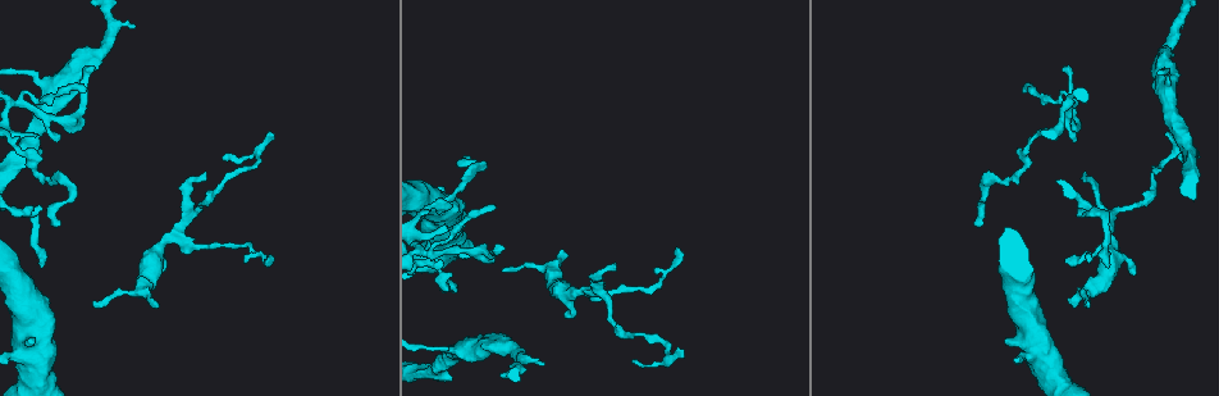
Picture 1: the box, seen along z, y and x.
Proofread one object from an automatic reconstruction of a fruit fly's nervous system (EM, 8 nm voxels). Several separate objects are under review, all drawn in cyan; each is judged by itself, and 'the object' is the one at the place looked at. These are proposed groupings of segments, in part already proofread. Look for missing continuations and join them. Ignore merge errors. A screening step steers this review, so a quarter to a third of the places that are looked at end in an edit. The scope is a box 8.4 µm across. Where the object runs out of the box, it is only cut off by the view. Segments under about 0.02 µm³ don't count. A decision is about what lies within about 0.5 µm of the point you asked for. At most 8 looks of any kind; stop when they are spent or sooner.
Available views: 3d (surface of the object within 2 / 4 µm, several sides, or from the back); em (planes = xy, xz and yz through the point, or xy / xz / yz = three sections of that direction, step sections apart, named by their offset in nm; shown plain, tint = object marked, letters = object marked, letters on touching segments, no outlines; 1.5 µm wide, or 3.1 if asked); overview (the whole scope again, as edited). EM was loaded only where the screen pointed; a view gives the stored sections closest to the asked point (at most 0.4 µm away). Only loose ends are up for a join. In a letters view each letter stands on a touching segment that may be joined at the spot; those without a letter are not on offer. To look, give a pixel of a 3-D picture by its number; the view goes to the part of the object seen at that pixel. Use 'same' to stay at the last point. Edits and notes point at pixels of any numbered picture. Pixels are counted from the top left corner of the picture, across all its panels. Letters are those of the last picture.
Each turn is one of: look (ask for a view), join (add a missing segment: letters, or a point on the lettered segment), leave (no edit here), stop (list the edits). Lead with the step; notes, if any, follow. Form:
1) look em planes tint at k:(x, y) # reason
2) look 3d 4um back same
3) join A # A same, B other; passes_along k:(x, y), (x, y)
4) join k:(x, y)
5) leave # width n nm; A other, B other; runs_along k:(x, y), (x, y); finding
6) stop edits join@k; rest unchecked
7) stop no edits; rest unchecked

look 3d 2um at 1:(1135, 272) # an open end

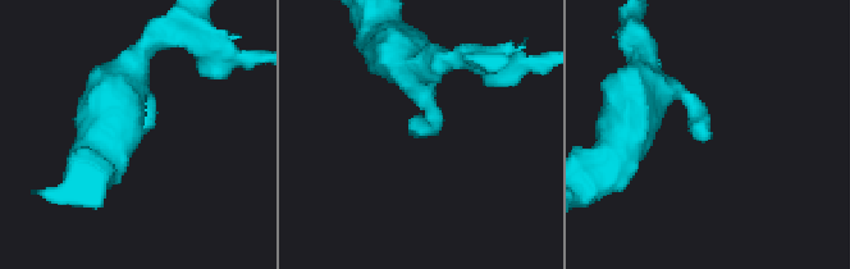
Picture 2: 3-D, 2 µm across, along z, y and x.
look em xy step 4 tint at 2:(706, 137)

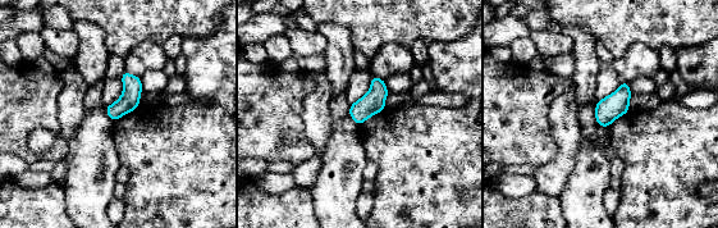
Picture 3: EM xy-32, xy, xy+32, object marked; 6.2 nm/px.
look em xz step 8 letters same # cut it another way

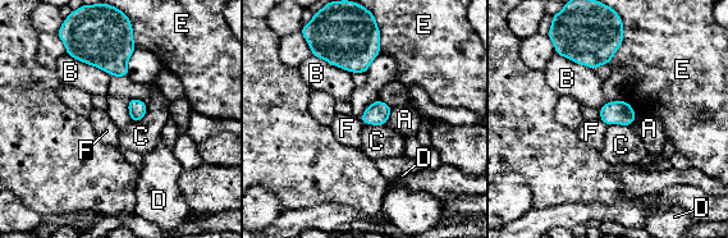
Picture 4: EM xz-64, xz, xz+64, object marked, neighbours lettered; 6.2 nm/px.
leave # width 140 nm; A other, B other, C other, D other, E other, F other; border 4:(623, 33), (623, 41), (608, 64); no lettered segment goes on from it

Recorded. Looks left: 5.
look em yz step 4 tint at 1:(467, 157) # thin end

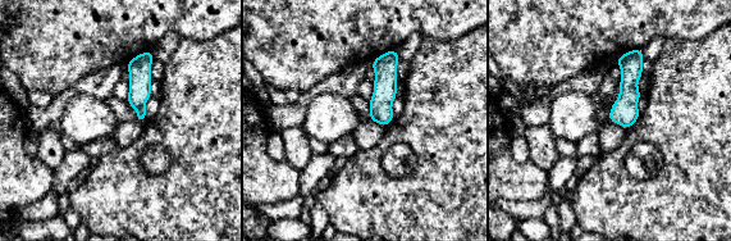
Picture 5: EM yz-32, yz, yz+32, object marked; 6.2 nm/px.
look em planes tint same

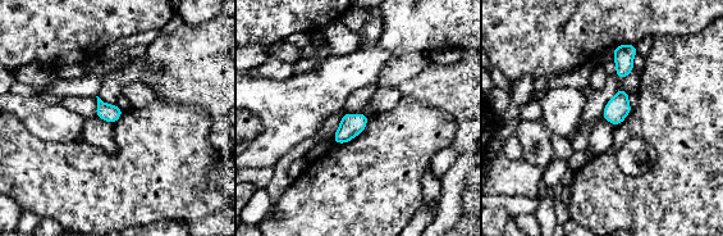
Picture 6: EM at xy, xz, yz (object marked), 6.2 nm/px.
look em planes letters same # what lies round it

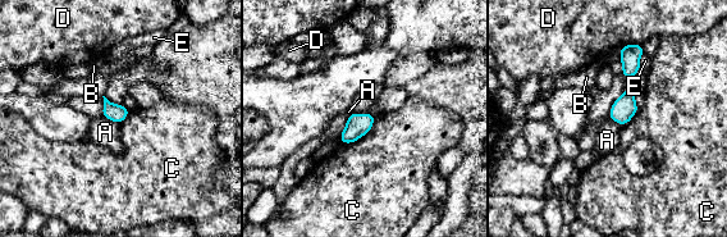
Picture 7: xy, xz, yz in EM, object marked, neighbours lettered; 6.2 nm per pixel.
leave # A other, B other, C other, D other, E other; border 7:(103, 115), (119, 124); none of them fits

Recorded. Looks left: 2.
look em planes letters at 1:(501, 270) # free end

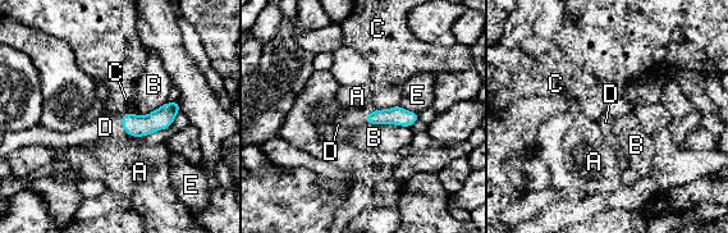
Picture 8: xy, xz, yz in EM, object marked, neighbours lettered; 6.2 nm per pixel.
join D # A other, B other, C other, D same, E other; the neuron continues

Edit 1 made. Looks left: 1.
stop edits join@8; rest unchecked

